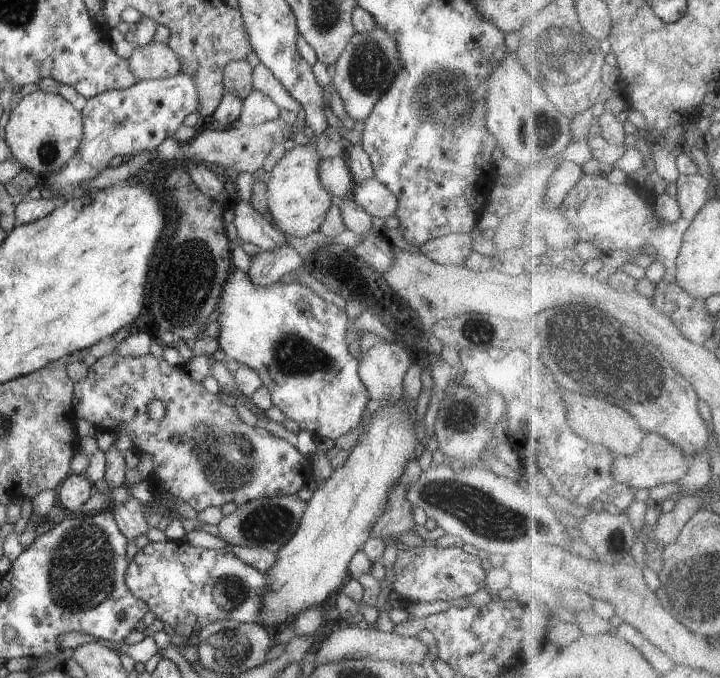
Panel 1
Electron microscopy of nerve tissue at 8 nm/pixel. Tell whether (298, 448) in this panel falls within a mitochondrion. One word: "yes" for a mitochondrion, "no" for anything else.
no

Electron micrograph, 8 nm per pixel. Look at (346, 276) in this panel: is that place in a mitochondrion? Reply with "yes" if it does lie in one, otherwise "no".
no

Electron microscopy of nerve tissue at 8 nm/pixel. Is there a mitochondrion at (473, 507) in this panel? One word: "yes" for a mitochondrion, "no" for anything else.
yes

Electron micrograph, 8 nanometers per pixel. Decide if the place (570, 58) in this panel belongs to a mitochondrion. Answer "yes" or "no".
yes

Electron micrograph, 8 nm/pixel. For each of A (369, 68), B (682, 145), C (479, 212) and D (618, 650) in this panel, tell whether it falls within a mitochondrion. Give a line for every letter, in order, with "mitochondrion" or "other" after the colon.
A: mitochondrion
B: other
C: other
D: other

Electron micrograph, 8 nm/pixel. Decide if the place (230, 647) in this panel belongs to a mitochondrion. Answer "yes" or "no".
yes

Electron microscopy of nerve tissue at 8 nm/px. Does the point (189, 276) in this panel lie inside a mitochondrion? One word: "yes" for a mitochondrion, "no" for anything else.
yes

